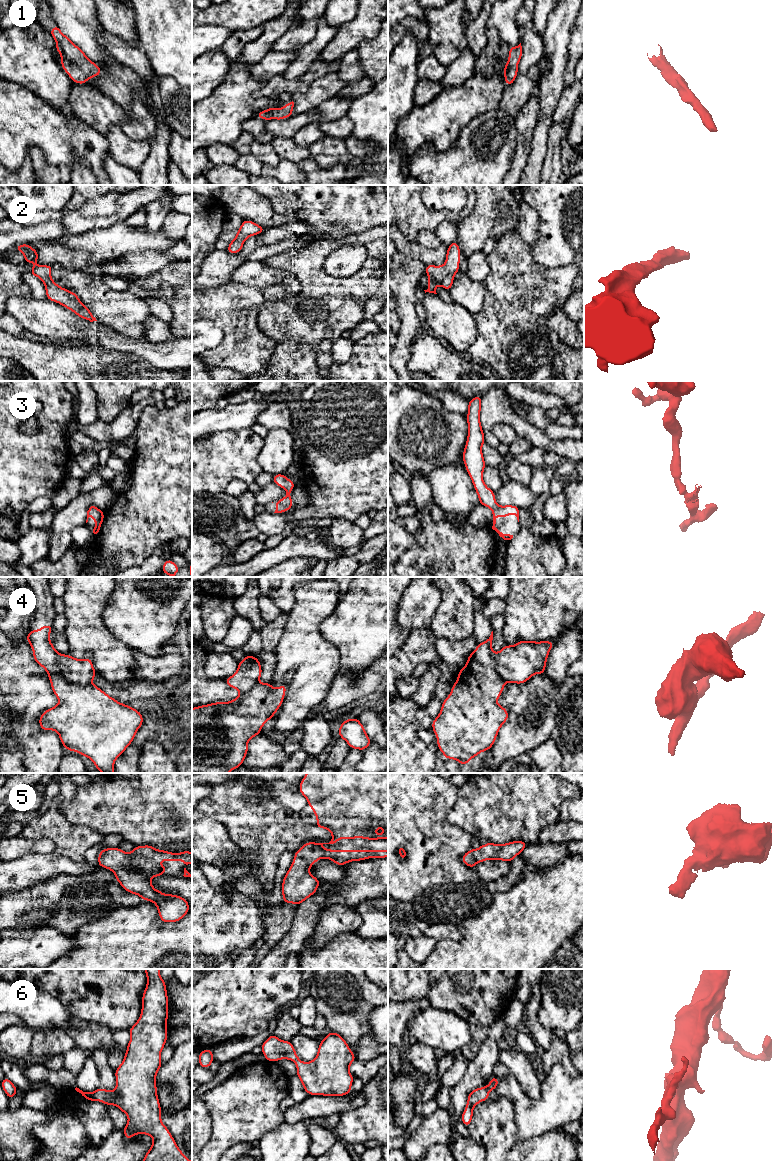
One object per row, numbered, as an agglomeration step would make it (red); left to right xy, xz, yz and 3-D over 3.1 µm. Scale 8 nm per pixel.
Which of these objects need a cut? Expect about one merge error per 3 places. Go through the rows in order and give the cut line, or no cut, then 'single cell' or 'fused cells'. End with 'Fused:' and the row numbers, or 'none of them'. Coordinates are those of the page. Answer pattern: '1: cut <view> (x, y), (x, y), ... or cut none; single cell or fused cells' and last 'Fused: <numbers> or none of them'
1: cut none; single cell
2: cut none; single cell
3: cut none; single cell
4: cut xy (57, 654), (57, 671), (69, 683), (90, 684); fused cells
5: cut none; single cell
6: cut none; single cell
Fused: 4

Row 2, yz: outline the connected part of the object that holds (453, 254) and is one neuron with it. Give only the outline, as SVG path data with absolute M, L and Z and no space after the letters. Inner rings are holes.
M455 240L448 246L446 253L446 263L441 266L426 265L425 273L428 275L428 289L425 293L436 293L436 286L440 285L446 290L450 291L454 276L459 272L461 252L457 241Z

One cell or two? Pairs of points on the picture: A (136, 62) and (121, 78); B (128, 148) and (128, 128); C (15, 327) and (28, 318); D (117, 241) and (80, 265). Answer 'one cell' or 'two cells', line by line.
A: two cells
B: two cells
C: two cells
D: one cell

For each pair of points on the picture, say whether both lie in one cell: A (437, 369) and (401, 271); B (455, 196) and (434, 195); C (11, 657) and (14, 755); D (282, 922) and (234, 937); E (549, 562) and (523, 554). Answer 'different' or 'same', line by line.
A: different
B: same
C: different
D: different
E: same

